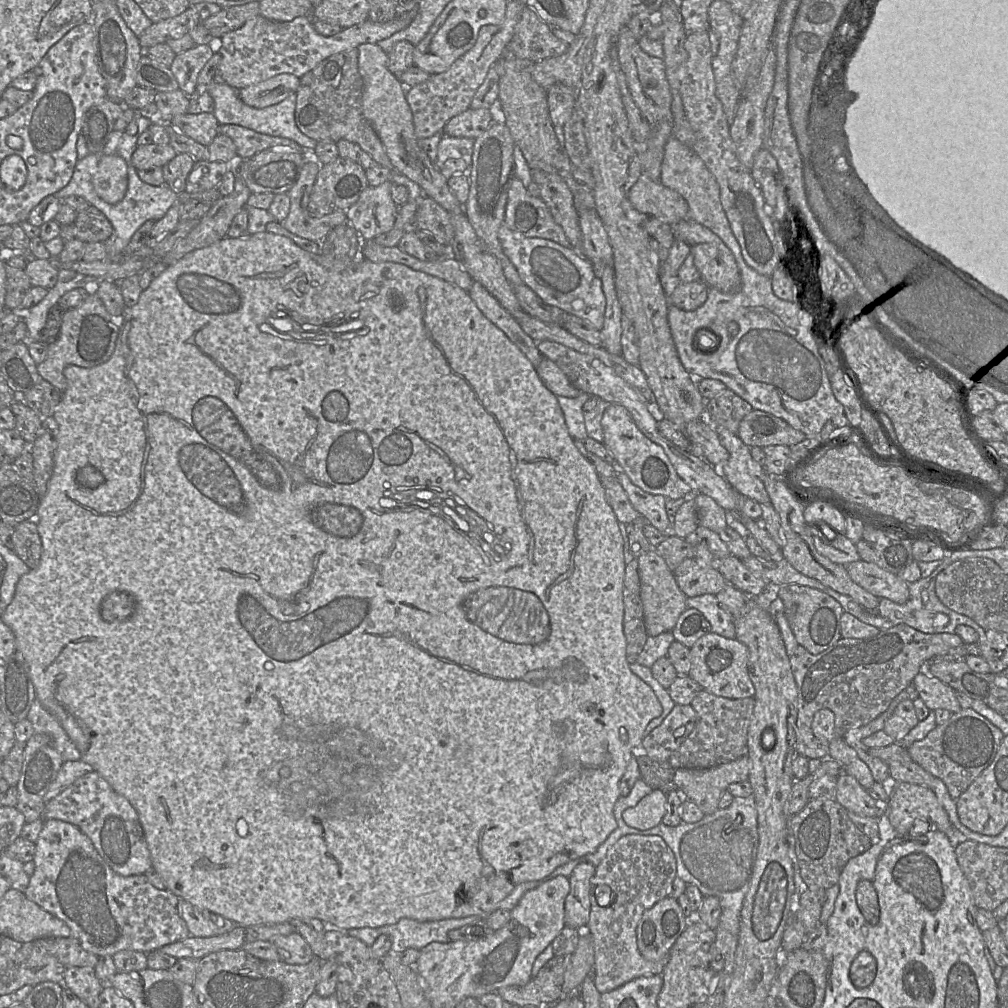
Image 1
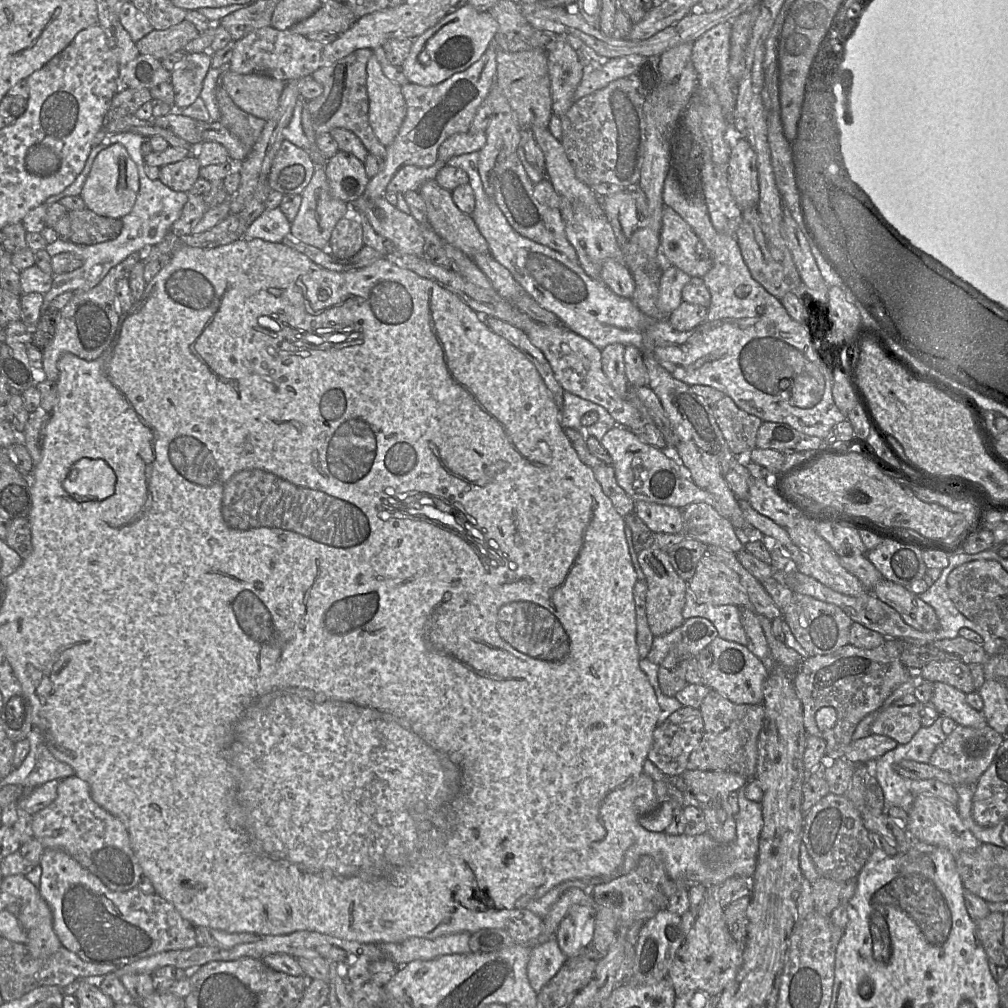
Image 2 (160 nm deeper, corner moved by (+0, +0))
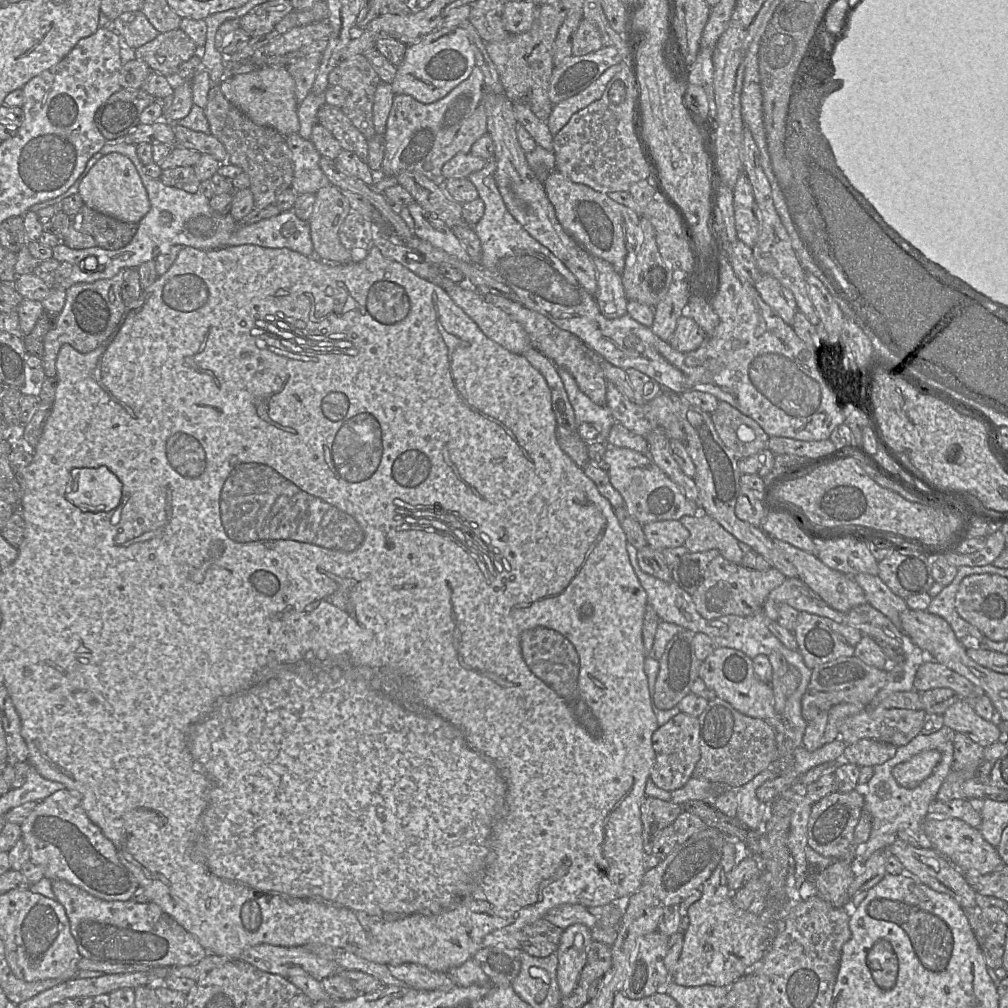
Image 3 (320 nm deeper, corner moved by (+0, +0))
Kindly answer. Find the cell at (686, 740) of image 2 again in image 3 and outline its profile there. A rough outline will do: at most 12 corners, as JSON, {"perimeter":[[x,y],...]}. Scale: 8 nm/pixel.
{"perimeter":[[684,712],[652,735],[650,778],[672,792],[700,760],[700,721]]}

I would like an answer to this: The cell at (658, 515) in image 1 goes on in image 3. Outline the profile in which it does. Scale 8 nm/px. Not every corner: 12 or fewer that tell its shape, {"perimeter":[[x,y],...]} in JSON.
{"perimeter":[[679,520],[642,526],[656,550],[684,546],[689,531]]}

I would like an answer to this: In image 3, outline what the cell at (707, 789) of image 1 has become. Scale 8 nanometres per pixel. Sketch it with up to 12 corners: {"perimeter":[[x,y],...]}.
{"perimeter":[[736,840],[688,911],[673,982],[730,986],[782,921],[738,908]]}

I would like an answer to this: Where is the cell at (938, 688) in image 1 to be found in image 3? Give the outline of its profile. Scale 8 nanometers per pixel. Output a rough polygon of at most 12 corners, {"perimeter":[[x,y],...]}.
{"perimeter":[[963,698],[944,712],[945,726],[985,748],[1001,738]]}

